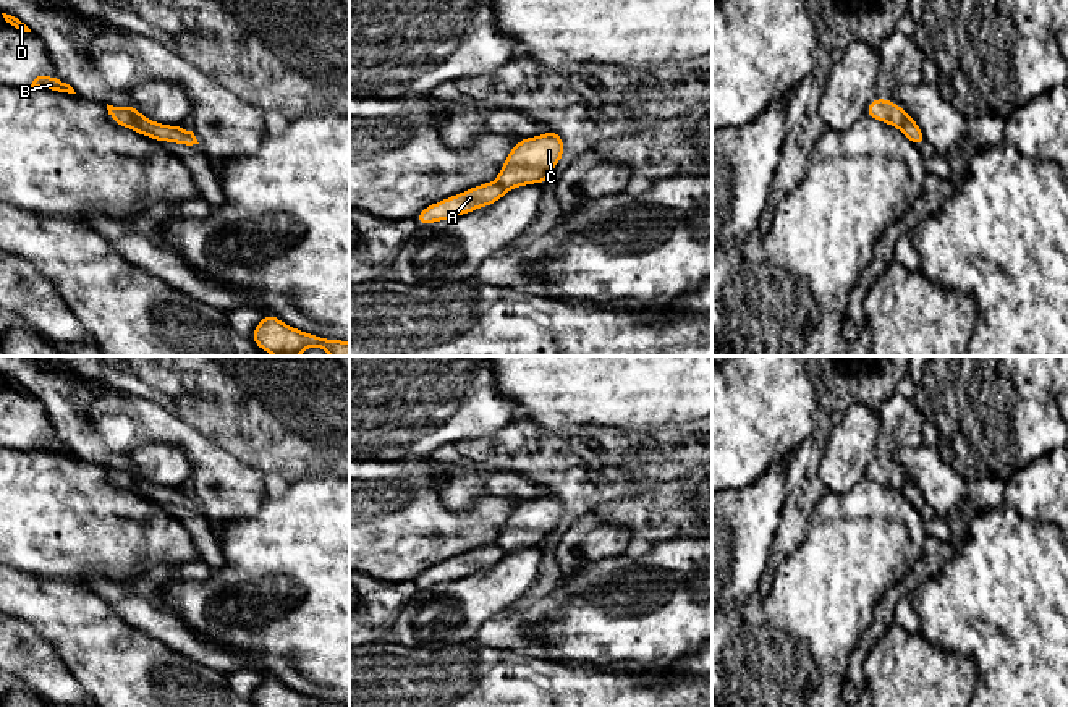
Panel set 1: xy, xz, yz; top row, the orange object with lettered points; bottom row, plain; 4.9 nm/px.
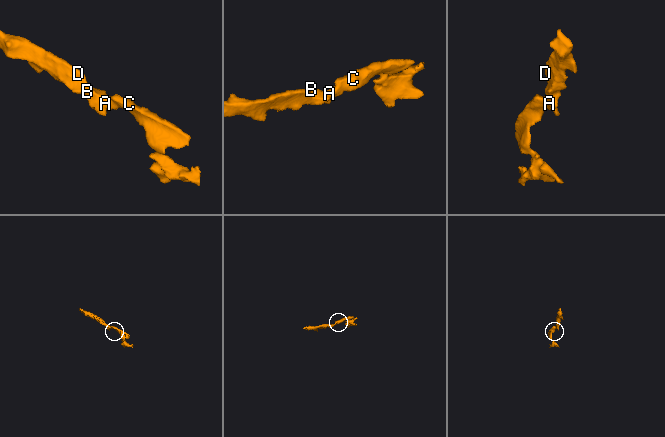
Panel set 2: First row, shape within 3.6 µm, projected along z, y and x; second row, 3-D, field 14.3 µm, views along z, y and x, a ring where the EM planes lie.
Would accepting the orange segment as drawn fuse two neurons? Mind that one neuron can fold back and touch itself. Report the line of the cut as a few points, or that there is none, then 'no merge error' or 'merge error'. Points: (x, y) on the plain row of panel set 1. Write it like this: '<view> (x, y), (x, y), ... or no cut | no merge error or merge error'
no cut | no merge error

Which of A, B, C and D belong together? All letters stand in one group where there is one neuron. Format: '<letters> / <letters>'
A B C D

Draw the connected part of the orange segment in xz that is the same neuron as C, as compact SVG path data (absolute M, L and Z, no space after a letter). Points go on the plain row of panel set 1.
M558 495L519 502L510 513L495 545L471 550L458 558L432 566L416 578L416 587L429 587L437 582L450 582L469 576L474 571L487 569L502 561L508 552L549 545L549 537L563 519L563 503Z

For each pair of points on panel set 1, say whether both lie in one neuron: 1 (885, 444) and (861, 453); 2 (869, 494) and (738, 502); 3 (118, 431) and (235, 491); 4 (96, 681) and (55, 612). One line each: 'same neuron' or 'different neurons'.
1: different neurons
2: different neurons
3: same neuron
4: same neuron

